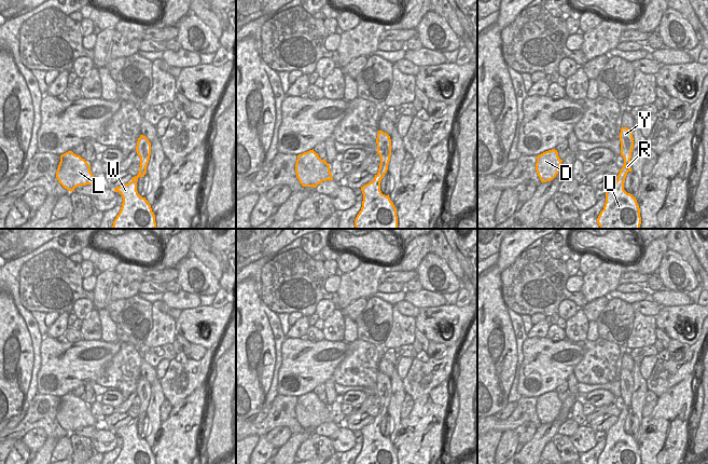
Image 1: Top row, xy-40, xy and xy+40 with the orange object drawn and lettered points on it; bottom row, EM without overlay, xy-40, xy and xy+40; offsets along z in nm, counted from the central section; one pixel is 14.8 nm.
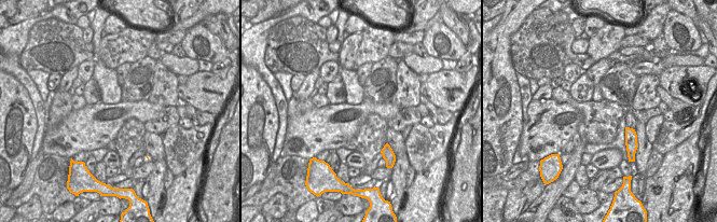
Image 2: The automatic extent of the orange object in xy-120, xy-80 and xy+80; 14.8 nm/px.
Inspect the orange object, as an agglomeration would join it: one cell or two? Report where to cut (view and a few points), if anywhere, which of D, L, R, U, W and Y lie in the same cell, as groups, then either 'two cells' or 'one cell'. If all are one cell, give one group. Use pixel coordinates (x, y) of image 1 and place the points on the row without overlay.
no cut | D L R U W Y | one cell

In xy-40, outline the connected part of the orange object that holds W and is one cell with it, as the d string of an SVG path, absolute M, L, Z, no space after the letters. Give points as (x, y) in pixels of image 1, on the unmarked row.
M140 377L136 387L137 396L140 398L140 409L137 418L131 423L114 431L123 439L121 452L113 464L155 464L155 456L145 439L138 436L137 423L144 419L151 396L151 384Z

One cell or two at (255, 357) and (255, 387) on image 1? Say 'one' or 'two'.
one

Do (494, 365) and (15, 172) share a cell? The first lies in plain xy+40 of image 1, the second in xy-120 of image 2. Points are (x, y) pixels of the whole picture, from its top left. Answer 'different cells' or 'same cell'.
same cell

